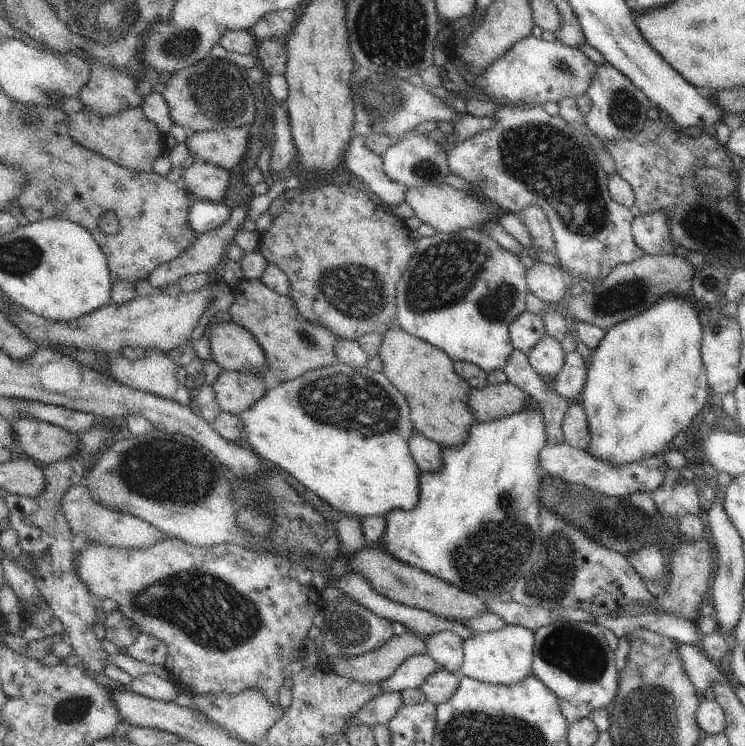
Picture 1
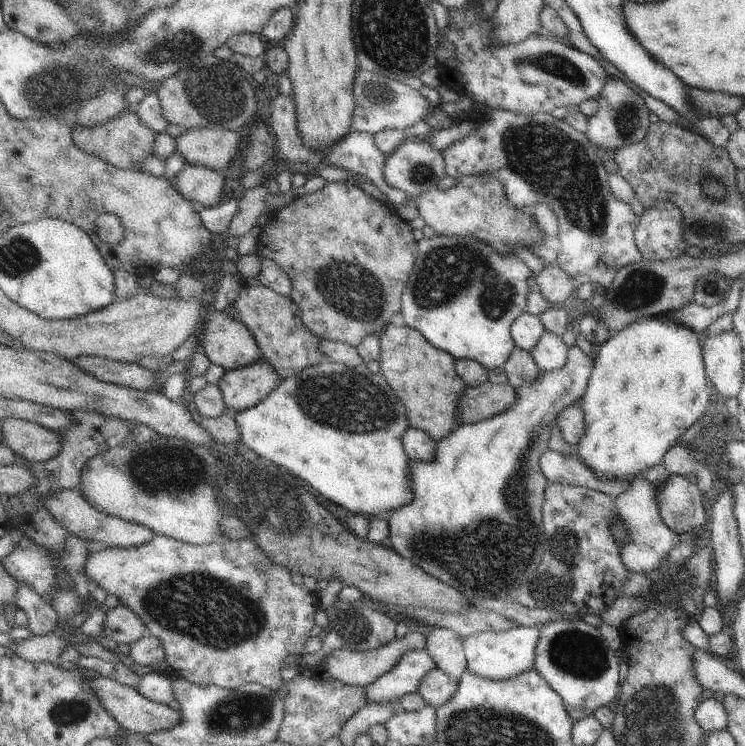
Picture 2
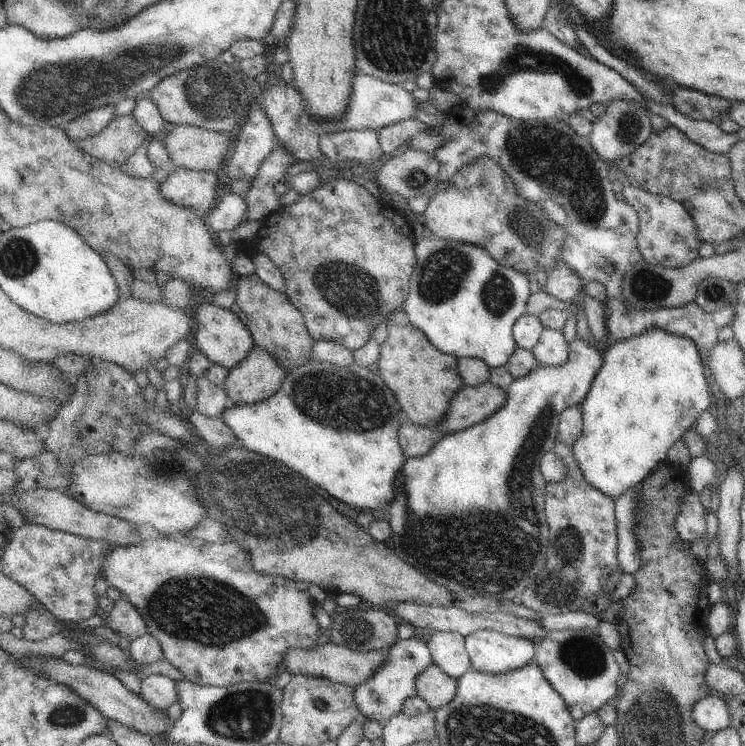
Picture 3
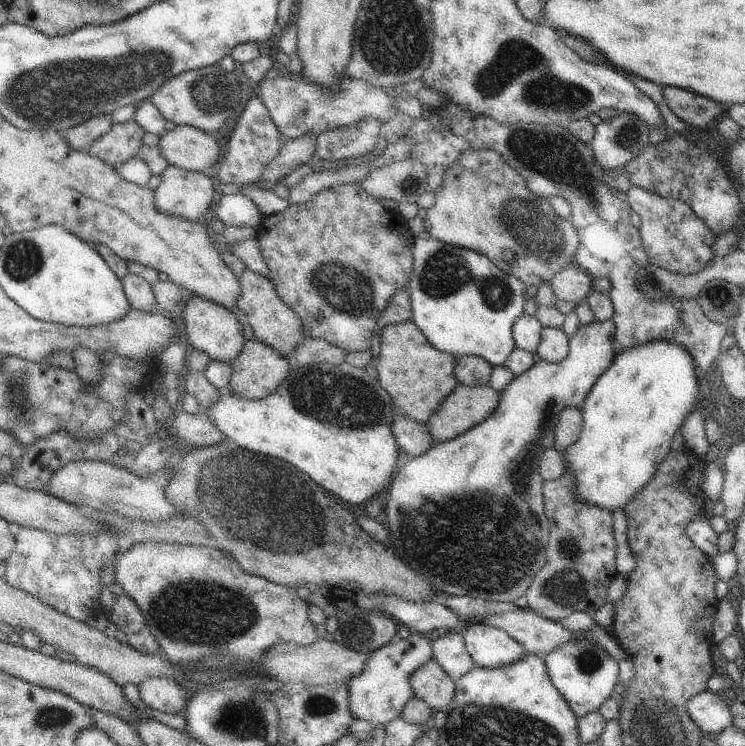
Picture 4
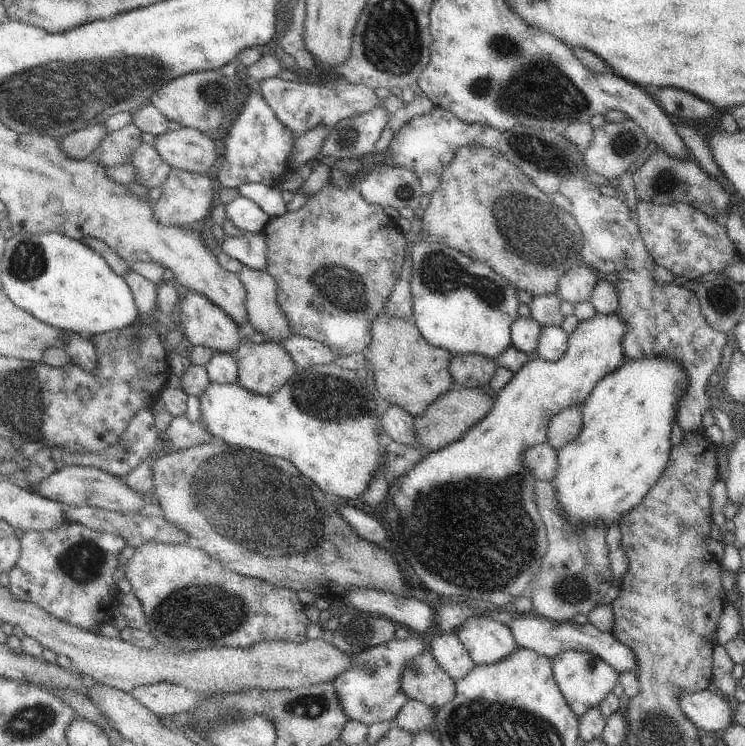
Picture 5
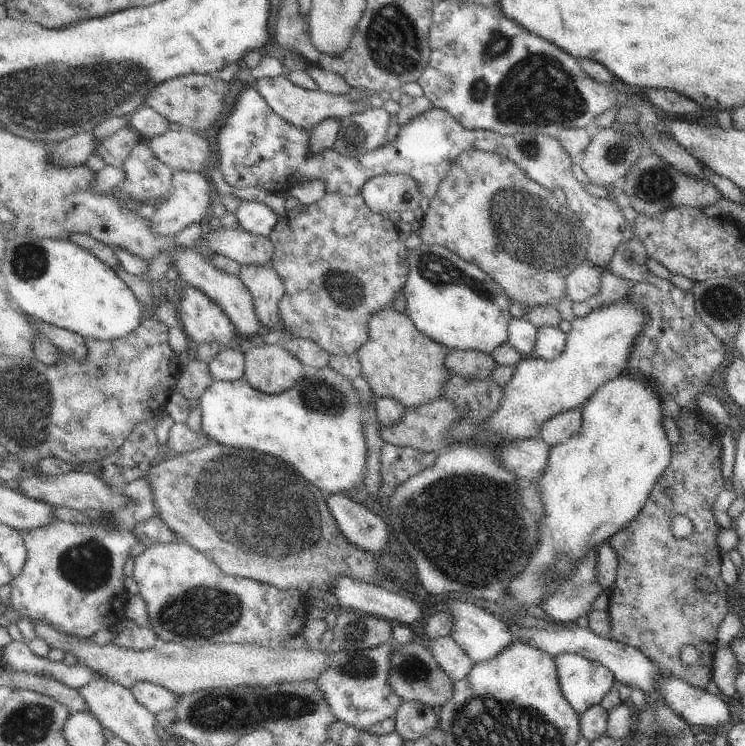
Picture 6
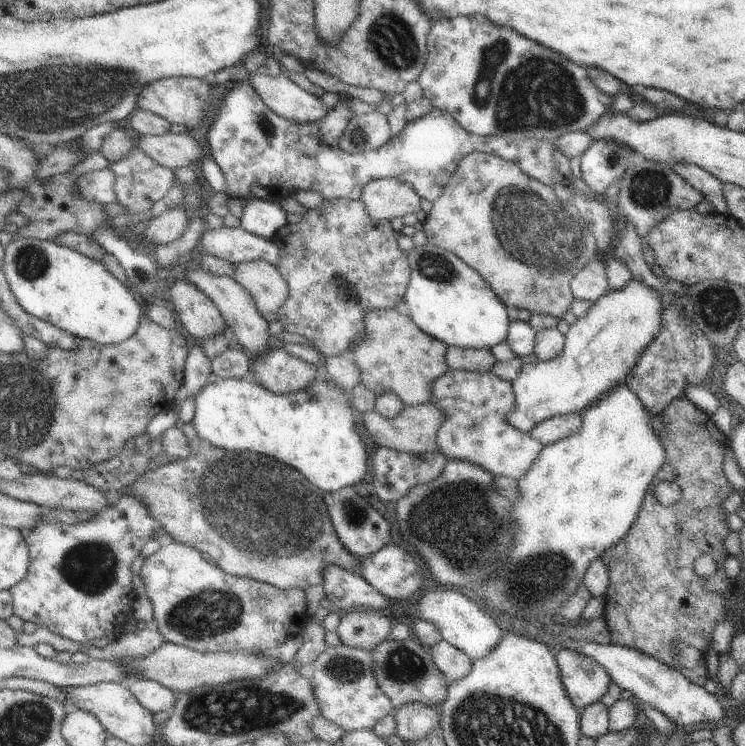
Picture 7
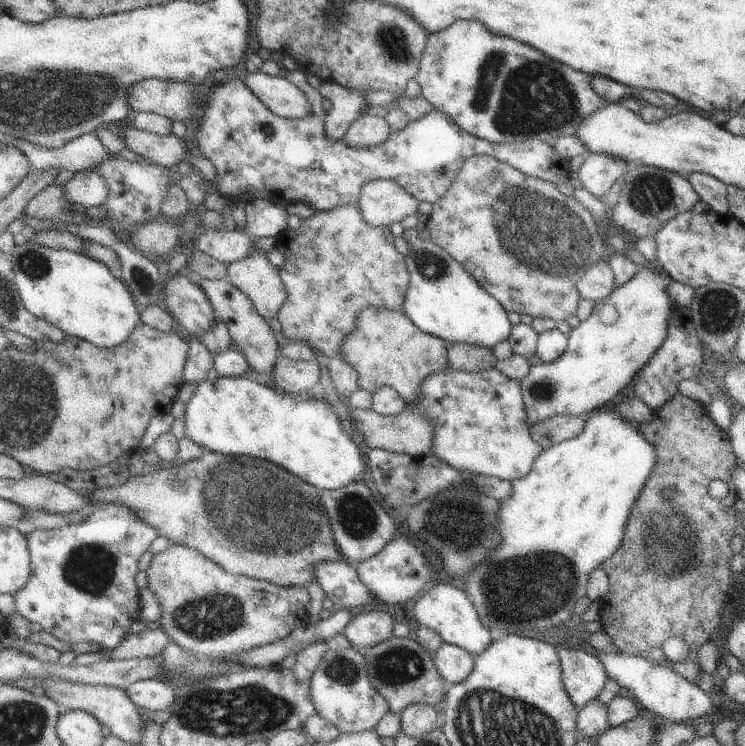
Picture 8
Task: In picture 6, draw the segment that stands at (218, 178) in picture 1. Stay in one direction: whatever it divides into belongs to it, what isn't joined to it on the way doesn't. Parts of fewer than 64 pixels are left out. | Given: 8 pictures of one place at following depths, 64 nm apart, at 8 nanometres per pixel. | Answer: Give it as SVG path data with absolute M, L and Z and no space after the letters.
M175 171L172 176L170 196L156 209L149 222L158 235L178 235L187 226L205 223L213 203L214 188L199 171Z

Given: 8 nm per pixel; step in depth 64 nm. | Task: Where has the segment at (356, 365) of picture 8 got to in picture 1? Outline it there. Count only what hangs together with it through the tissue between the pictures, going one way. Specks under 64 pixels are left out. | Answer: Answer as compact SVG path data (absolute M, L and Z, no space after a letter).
M400 328L384 333L379 356L384 365L382 373L406 398L415 431L436 442L441 449L462 447L471 427L479 421L469 407L472 389L456 374L454 362L442 350L406 335Z

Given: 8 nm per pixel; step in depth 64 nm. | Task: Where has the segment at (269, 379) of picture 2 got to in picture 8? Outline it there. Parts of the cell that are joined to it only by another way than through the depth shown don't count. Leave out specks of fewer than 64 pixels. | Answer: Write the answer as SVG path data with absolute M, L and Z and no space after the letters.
M282 354L271 372L273 388L288 395L315 391L320 388L320 377L321 371L316 358L312 361L296 361Z

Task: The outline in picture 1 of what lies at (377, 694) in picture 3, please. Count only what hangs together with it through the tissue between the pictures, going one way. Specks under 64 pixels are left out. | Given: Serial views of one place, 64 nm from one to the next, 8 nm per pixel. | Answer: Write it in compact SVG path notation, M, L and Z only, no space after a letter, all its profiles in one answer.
M427 653L415 655L408 658L391 678L380 683L382 689L379 694L390 691L403 693L407 689L419 689L426 678L440 670L443 670L442 666Z

